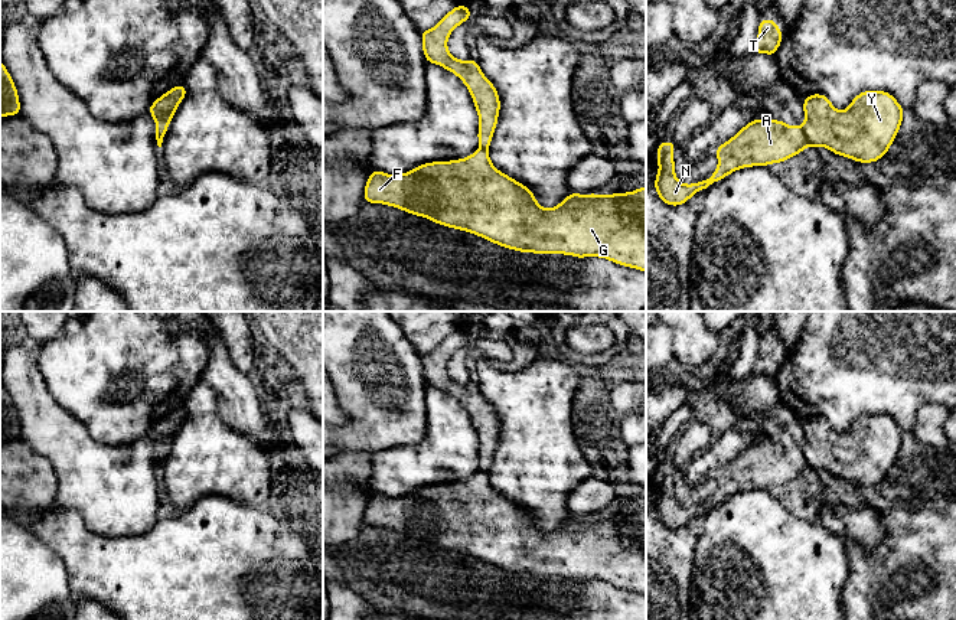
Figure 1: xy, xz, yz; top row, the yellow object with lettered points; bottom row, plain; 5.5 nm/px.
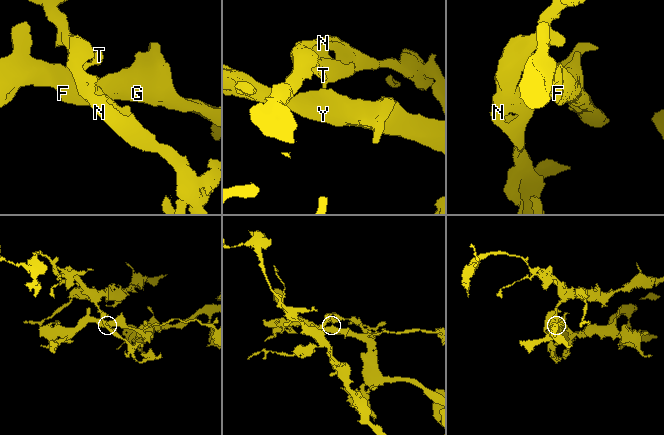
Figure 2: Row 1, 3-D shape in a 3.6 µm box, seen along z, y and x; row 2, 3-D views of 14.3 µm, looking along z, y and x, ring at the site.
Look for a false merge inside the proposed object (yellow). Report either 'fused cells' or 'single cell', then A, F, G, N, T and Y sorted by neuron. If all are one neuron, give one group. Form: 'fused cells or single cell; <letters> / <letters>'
fused cells; A N T / F G Y

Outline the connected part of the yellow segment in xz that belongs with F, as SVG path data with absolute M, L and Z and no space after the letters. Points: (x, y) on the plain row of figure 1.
M489 474L448 484L431 484L401 496L373 493L363 525L382 526L427 541L434 546L470 555L519 575L597 580L646 595L646 509L610 519L570 516L551 532L542 531L529 510L497 493Z

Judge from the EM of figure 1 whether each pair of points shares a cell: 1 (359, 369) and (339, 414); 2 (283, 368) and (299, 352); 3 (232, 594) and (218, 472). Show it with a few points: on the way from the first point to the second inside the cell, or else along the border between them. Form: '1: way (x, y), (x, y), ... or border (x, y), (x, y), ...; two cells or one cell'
1: border (338, 400), (346, 414), (346, 421), (341, 426); two cells
2: border (280, 352), (291, 366), (296, 379); two cells
3: border (189, 508), (211, 495), (253, 508); two cells

